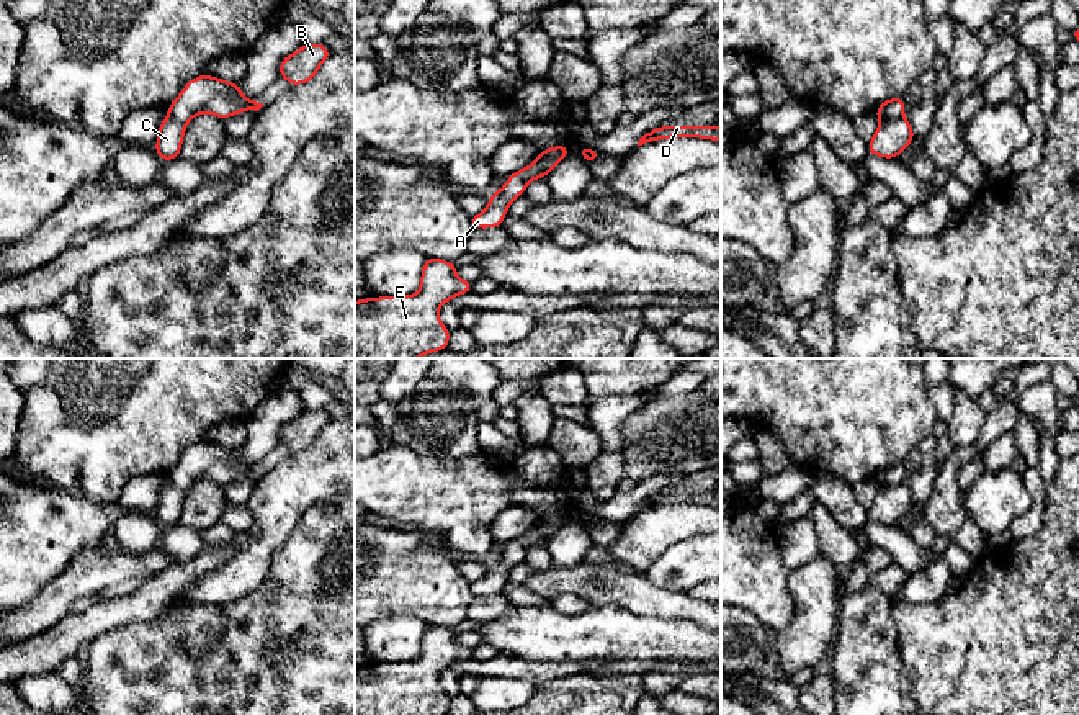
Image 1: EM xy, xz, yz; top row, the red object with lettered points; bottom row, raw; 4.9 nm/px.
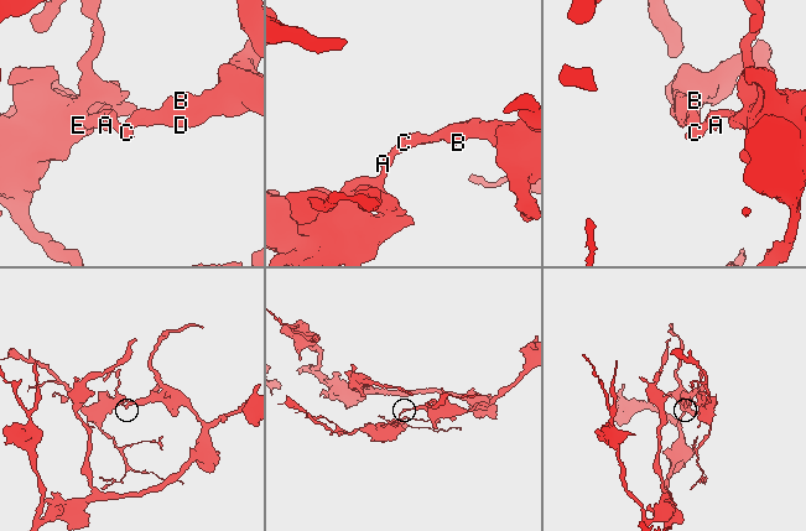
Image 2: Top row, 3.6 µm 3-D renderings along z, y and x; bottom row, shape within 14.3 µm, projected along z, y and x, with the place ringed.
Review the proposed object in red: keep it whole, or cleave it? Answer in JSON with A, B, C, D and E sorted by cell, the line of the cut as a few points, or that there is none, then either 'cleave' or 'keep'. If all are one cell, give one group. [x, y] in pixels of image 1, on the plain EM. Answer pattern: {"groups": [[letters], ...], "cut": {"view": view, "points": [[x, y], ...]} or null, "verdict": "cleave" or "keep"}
{"groups": [["A", "C", "E"], ["B", "D"]], "cut": {"view": "yz", "points": [[903, 481], [880, 488]]}, "verdict": "cleave"}

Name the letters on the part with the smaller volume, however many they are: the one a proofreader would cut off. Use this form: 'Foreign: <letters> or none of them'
Foreign: A, C, E

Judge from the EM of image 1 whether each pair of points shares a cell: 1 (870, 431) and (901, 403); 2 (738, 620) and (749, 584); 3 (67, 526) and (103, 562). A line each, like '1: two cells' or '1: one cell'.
1: one cell
2: two cells
3: two cells

